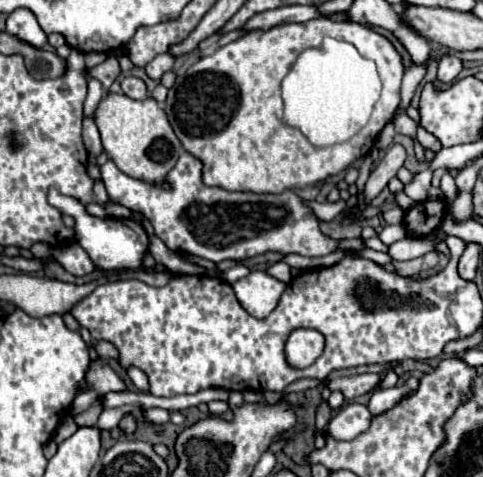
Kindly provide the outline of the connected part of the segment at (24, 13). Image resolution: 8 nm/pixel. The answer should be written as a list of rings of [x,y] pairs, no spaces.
[[[13,10],[7,16],[7,32],[37,48],[45,46],[47,42],[47,34],[43,34],[43,28],[39,22],[35,22],[35,14],[31,14],[31,10]]]

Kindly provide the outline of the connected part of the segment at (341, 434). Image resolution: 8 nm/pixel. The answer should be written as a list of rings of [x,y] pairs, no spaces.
[[[347,404],[339,408],[333,418],[329,420],[327,434],[335,440],[353,440],[359,434],[363,434],[371,424],[371,412],[363,404]]]

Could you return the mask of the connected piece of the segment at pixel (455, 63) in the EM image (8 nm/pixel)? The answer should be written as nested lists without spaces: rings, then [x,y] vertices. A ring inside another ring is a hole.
[[[443,56],[441,62],[439,62],[439,72],[437,72],[437,80],[439,82],[445,82],[445,84],[451,84],[455,82],[457,74],[461,72],[461,60],[455,58],[455,56]]]

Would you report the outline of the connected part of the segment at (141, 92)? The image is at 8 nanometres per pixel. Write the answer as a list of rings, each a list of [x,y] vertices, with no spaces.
[[[127,76],[127,78],[121,80],[121,90],[123,90],[129,98],[133,98],[133,100],[143,100],[143,98],[147,98],[147,88],[145,88],[143,80],[133,78],[133,76]]]

